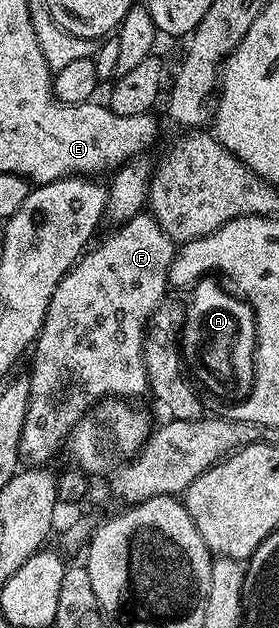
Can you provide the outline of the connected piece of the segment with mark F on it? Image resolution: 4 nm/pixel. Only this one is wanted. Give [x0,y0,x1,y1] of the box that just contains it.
[18,212,175,468]

